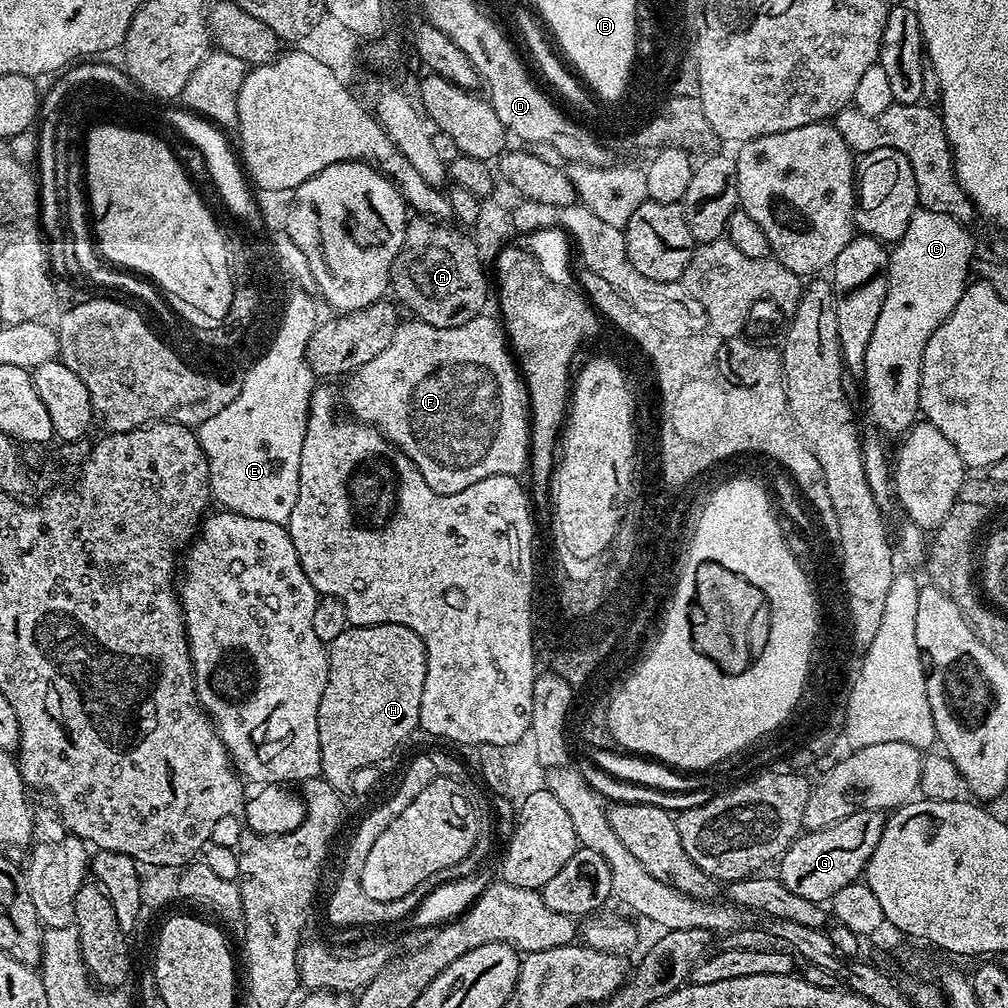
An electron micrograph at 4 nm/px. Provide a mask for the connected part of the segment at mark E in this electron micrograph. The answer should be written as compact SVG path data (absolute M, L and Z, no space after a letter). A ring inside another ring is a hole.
M276 348L265 356L260 364L253 369L252 375L248 377L245 384L243 395L240 400L236 400L226 412L214 414L214 418L206 418L206 422L198 425L198 435L200 437L200 445L202 446L206 458L208 459L208 469L210 470L210 480L212 482L212 493L215 501L222 505L229 512L237 512L246 518L262 518L262 522L278 522L287 525L290 518L290 510L294 510L294 502L298 502L298 486L300 485L300 467L302 466L302 442L306 438L306 428L308 426L308 411L310 410L310 398L312 397L312 389L314 387L314 377L306 352L298 352L298 350L284 350L284 352L276 352Z

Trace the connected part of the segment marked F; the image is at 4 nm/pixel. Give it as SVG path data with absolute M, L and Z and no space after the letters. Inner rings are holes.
M481 314L470 322L453 328L430 326L415 318L405 319L394 330L394 338L391 339L390 346L386 346L386 350L382 350L382 354L378 354L374 362L366 362L366 366L357 368L351 373L348 382L348 393L345 396L343 393L342 400L343 403L344 400L348 403L348 408L352 411L349 413L361 424L378 429L392 445L401 448L410 458L410 462L418 466L422 478L426 478L426 486L430 486L430 490L438 494L458 494L466 490L466 486L474 486L474 482L482 482L482 478L490 478L494 474L519 477L520 471L523 473L528 467L528 443L532 433L528 411L528 390L524 386L519 367L510 351L509 341L499 319L491 320L488 314Z

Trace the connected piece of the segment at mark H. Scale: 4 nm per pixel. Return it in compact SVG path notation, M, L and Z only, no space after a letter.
M375 624L361 628L349 626L327 649L326 690L322 690L322 702L318 702L320 770L330 786L344 794L348 787L353 787L356 771L383 765L383 760L394 755L396 747L420 728L422 686L426 686L426 646L422 638L406 626Z

